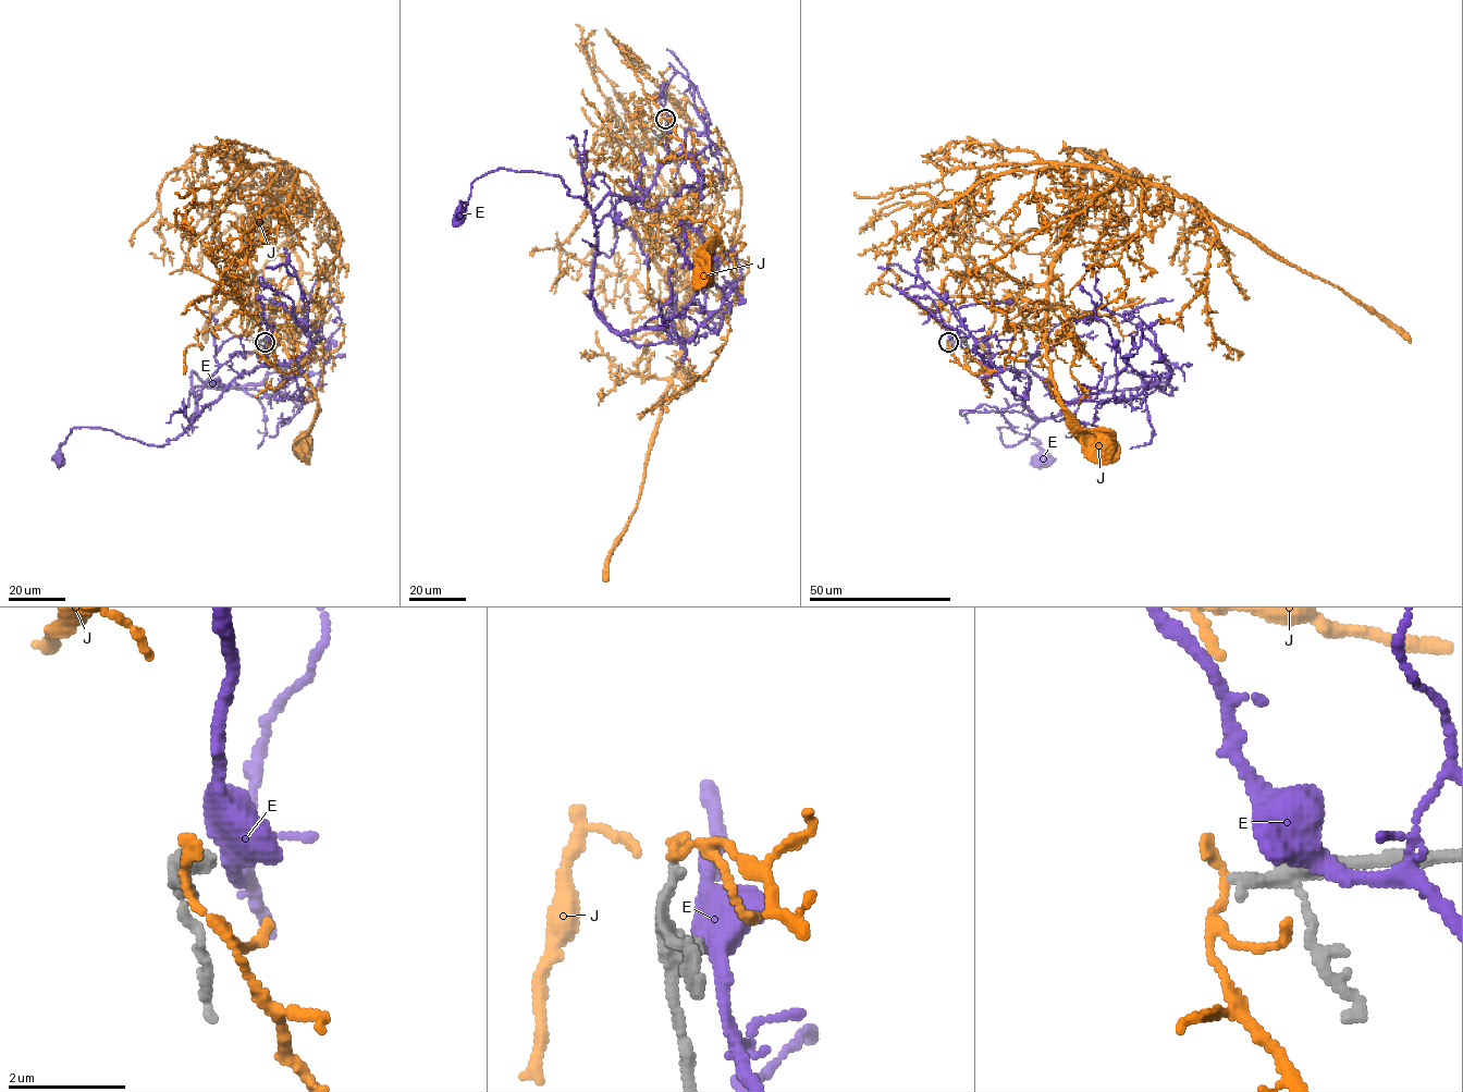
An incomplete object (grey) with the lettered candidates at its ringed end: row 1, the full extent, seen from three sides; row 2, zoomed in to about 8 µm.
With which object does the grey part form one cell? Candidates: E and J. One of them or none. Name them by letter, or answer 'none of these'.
none of these

